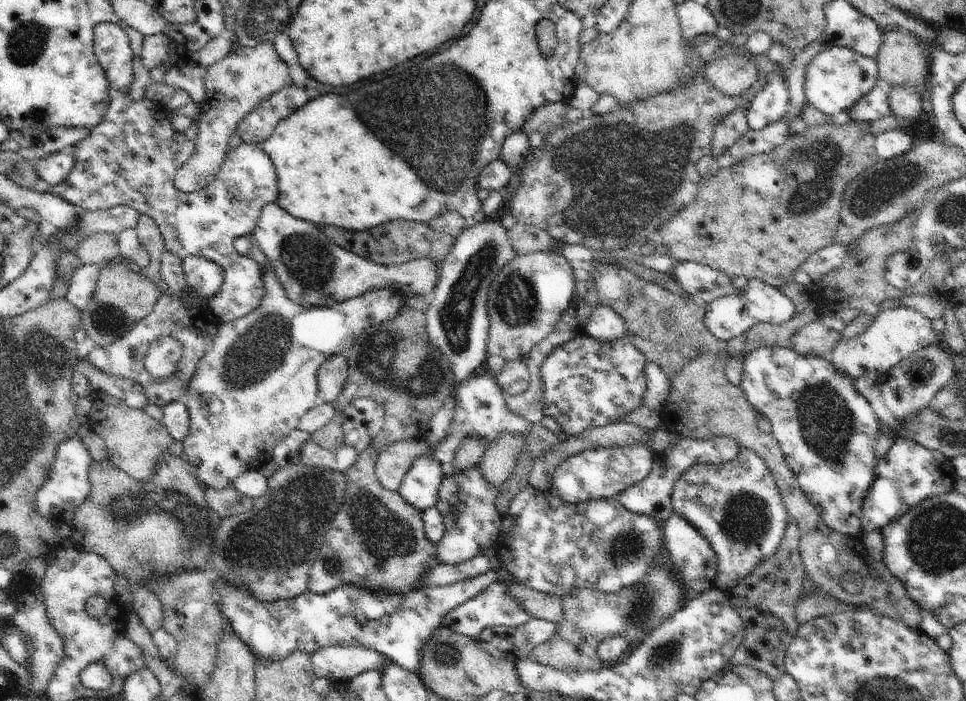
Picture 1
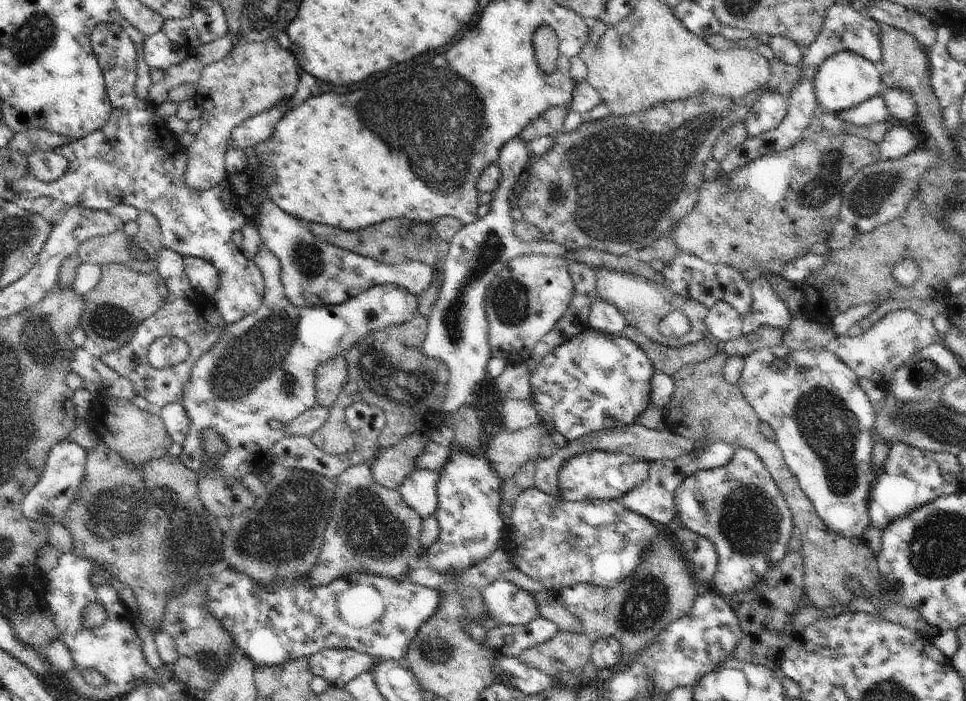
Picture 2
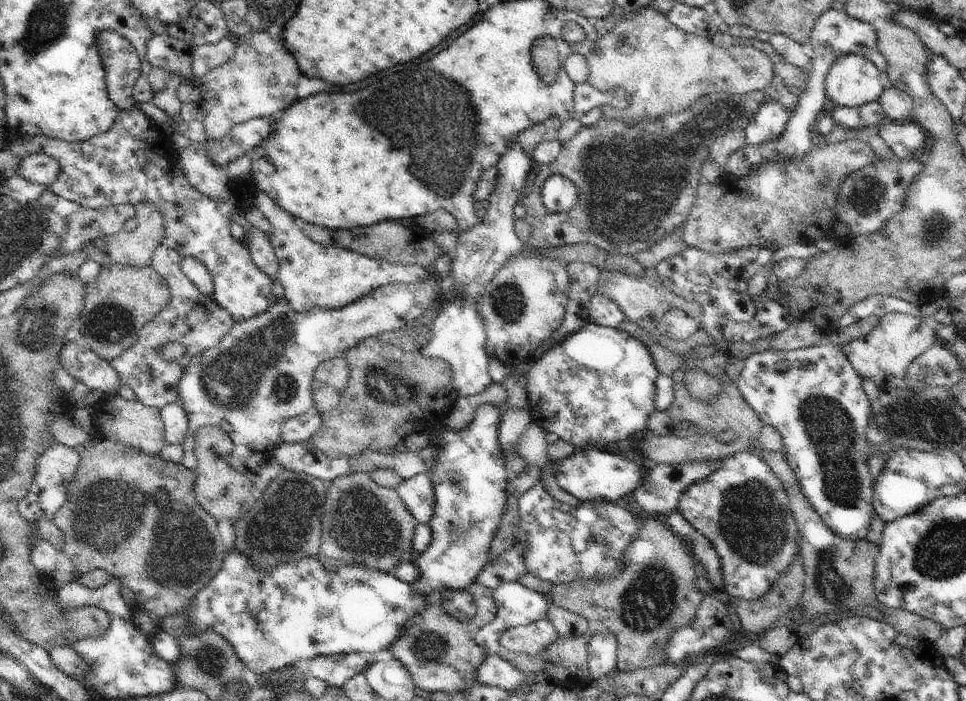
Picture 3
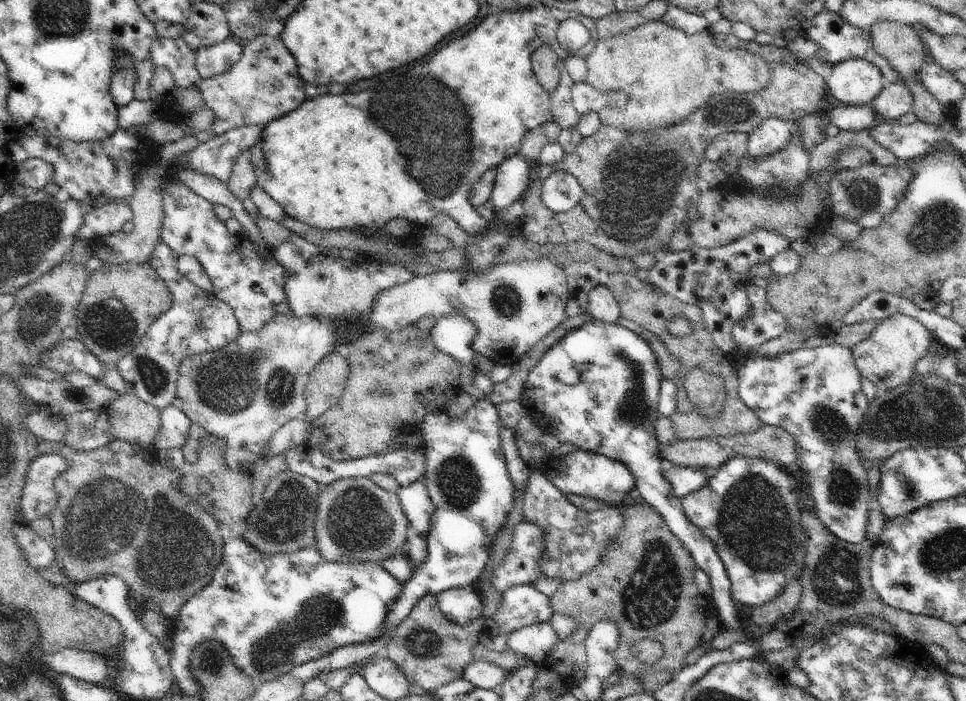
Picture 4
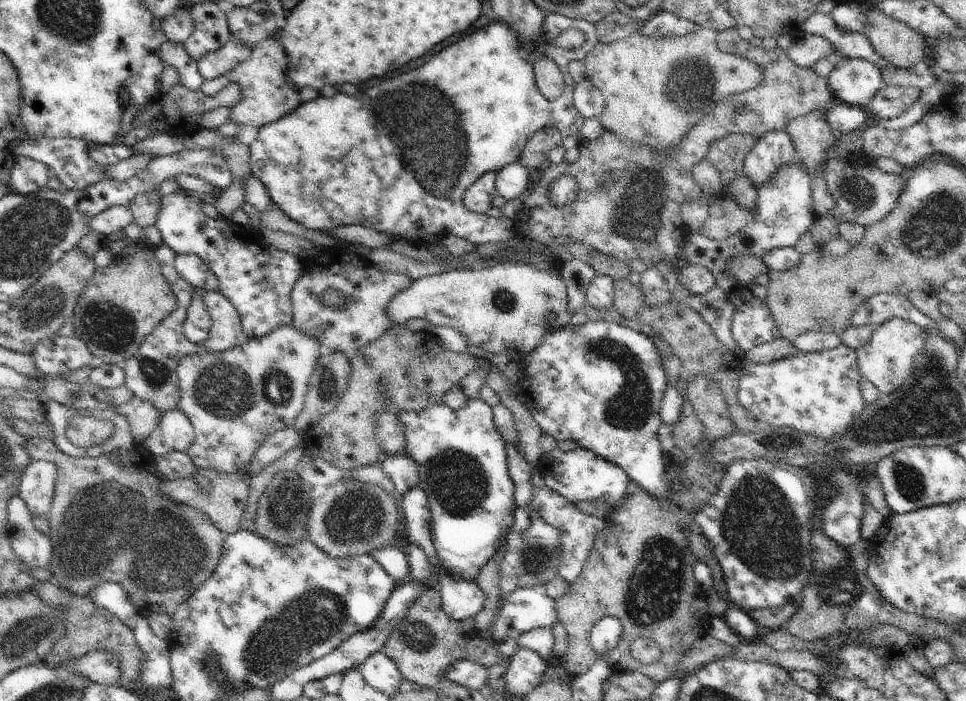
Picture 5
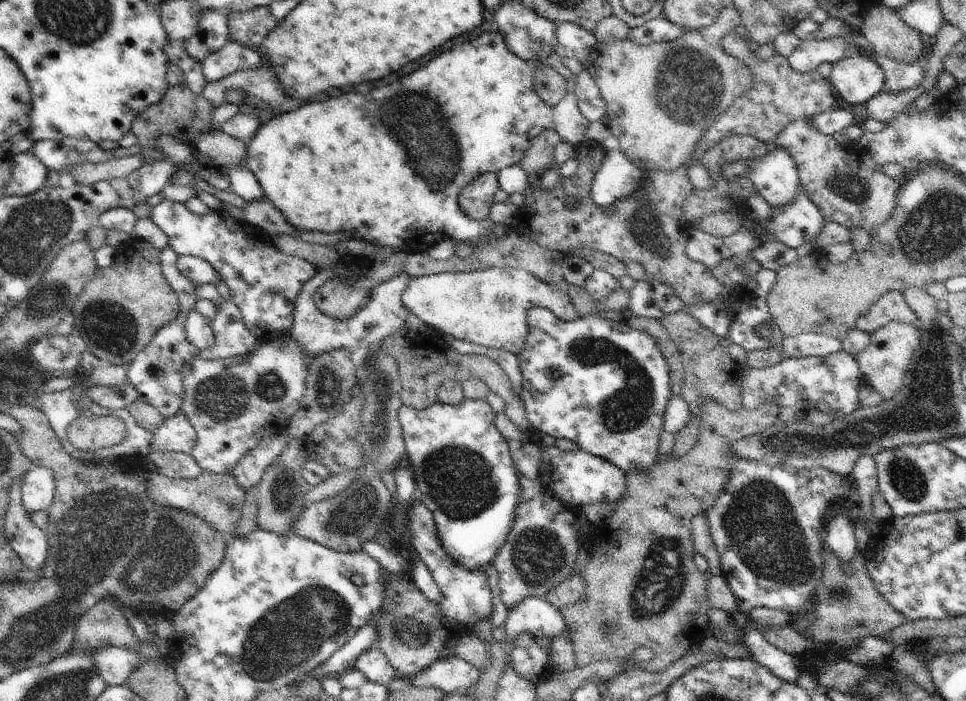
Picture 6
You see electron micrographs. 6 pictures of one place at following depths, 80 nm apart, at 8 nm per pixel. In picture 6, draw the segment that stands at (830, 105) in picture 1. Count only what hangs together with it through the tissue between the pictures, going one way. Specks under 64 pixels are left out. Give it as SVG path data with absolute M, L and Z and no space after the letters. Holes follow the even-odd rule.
M857 53L836 62L828 80L837 97L857 106L884 89L885 76L878 62Z

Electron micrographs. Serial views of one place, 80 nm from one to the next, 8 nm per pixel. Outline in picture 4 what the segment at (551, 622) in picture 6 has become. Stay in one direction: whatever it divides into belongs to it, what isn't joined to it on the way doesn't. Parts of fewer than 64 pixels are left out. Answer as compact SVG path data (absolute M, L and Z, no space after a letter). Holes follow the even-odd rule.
M534 585L510 587L502 593L500 608L490 617L485 630L479 635L479 642L488 650L505 653L510 650L507 646L507 640L513 632L533 624L548 623L553 614L551 598L539 591Z

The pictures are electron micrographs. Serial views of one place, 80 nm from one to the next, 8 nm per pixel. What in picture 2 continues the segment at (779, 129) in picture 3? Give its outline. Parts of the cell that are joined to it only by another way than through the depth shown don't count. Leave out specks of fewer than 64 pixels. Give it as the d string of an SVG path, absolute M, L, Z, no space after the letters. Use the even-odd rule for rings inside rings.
M776 91L765 92L745 118L747 138L753 139L780 126L789 107L785 98Z

